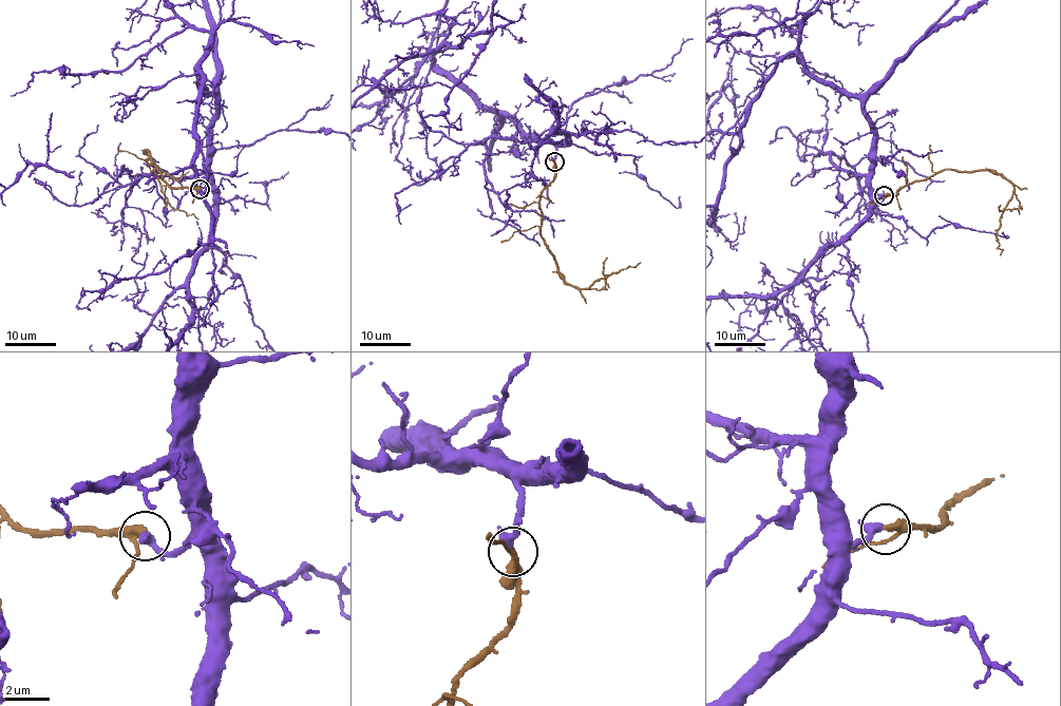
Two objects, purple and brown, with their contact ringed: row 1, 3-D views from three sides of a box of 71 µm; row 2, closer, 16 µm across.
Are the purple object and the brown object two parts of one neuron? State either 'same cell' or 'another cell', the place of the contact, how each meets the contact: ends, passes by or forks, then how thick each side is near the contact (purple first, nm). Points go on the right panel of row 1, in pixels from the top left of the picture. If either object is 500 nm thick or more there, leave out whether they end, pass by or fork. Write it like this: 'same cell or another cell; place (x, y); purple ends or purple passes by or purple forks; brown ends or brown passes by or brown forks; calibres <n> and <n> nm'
same cell; place (884, 195); purple passes by; brown passes by; calibres 320 and 280 nm

